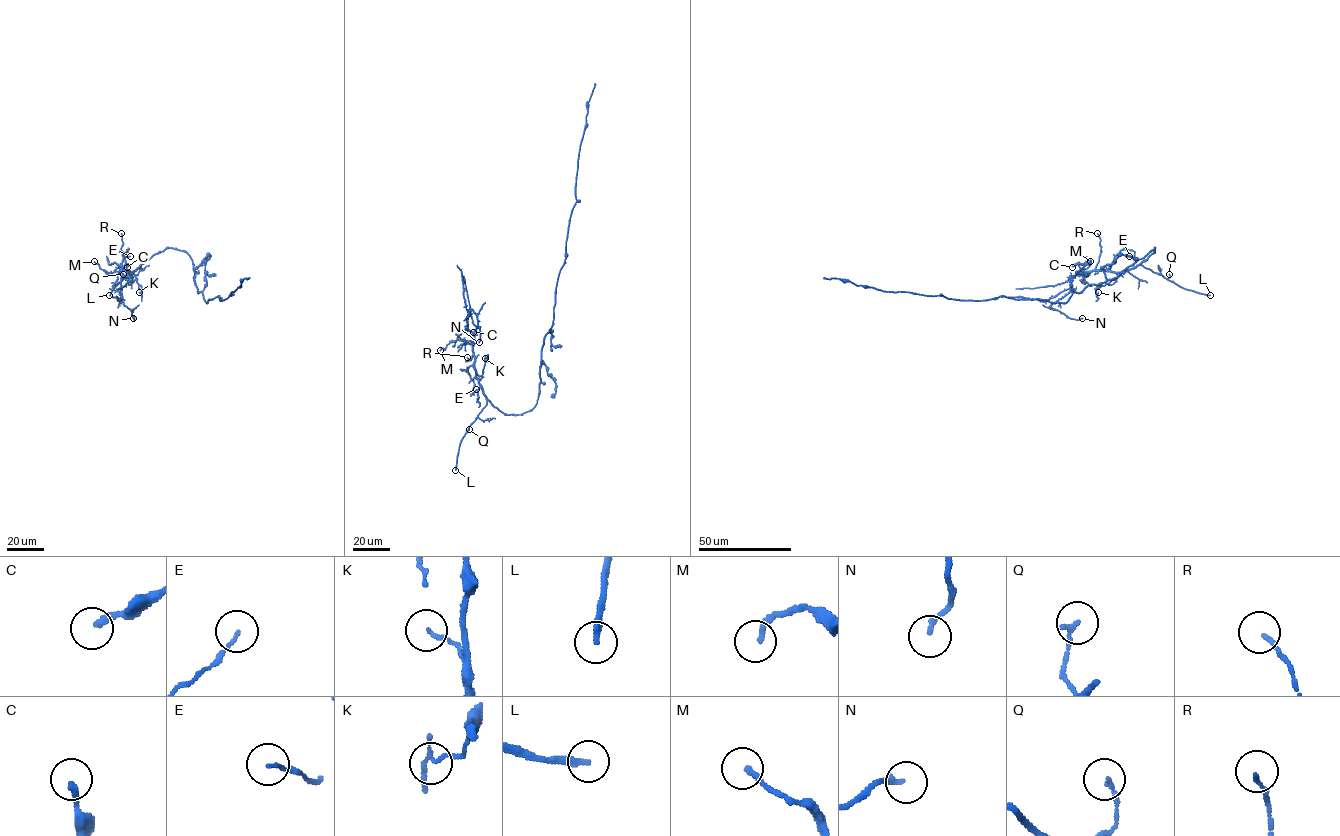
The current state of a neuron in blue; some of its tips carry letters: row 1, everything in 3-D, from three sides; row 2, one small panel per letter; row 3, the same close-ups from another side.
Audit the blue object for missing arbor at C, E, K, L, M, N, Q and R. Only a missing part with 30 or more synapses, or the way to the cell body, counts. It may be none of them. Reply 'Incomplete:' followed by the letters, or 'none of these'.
Incomplete: L

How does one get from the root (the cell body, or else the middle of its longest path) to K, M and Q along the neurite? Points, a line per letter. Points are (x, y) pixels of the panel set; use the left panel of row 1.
K: (195, 285), (190, 256), (183, 250), (166, 247), (133, 272), (141, 286), (141, 293), (139, 292)
M: (195, 285), (191, 257), (174, 248), (159, 251), (133, 272), (109, 273), (94, 261)
Q: (195, 285), (191, 257), (186, 252), (172, 247), (159, 251), (123, 279), (123, 274)

